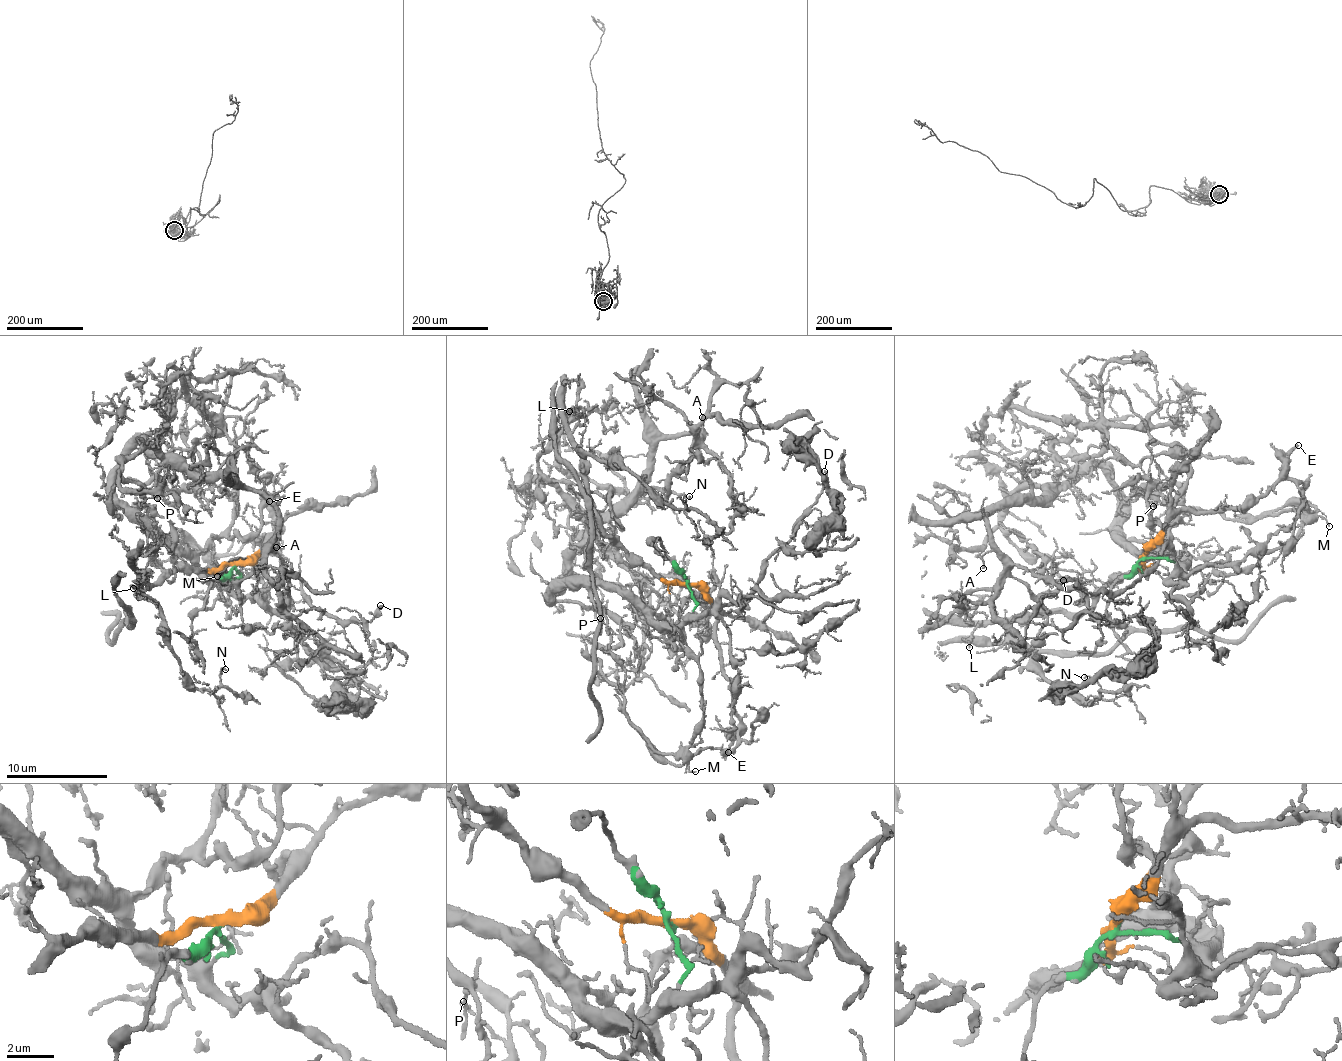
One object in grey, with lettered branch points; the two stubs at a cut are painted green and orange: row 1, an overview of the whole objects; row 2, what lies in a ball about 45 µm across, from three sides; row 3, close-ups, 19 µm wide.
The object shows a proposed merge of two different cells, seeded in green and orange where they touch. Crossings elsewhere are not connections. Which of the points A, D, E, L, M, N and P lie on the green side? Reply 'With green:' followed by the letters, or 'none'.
With green: A, D, M, P

